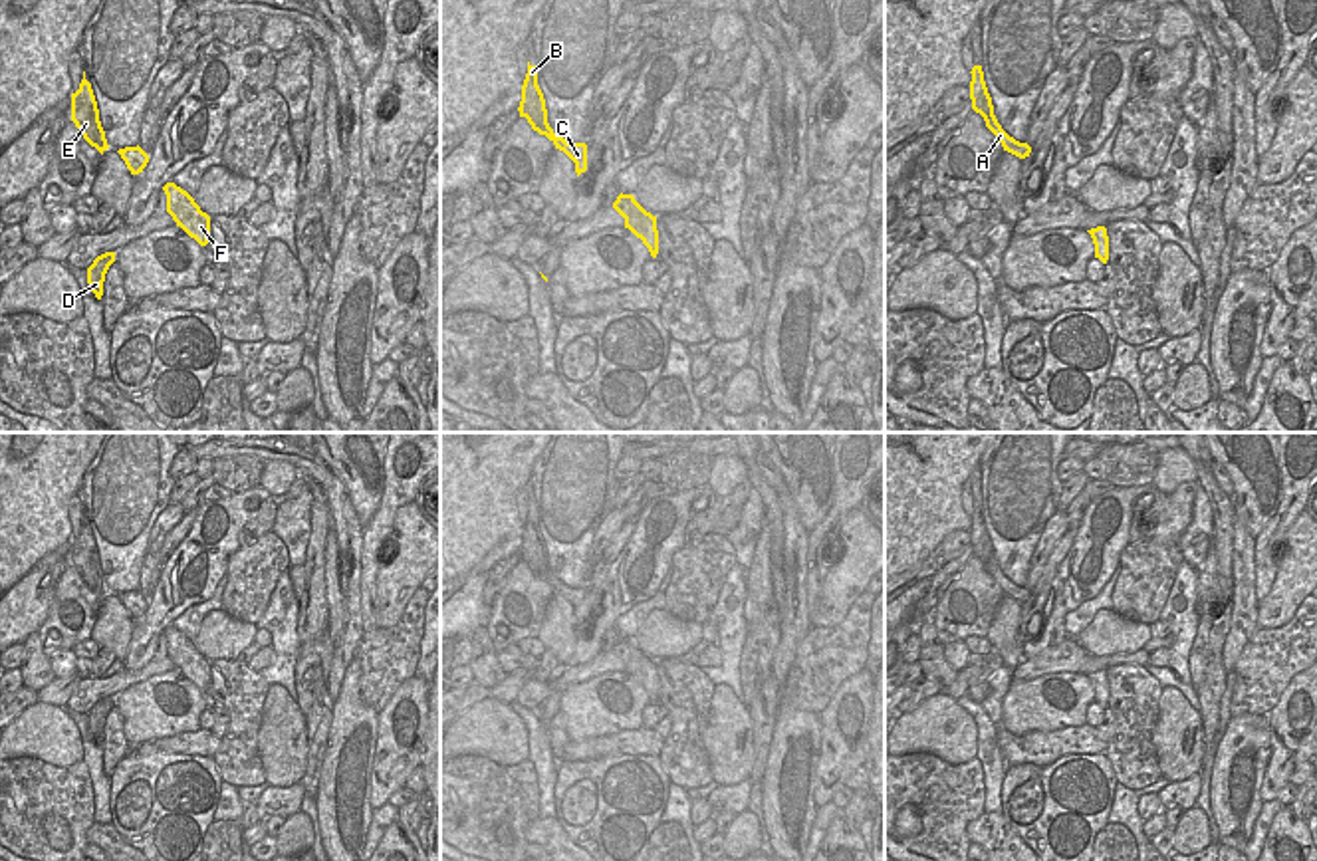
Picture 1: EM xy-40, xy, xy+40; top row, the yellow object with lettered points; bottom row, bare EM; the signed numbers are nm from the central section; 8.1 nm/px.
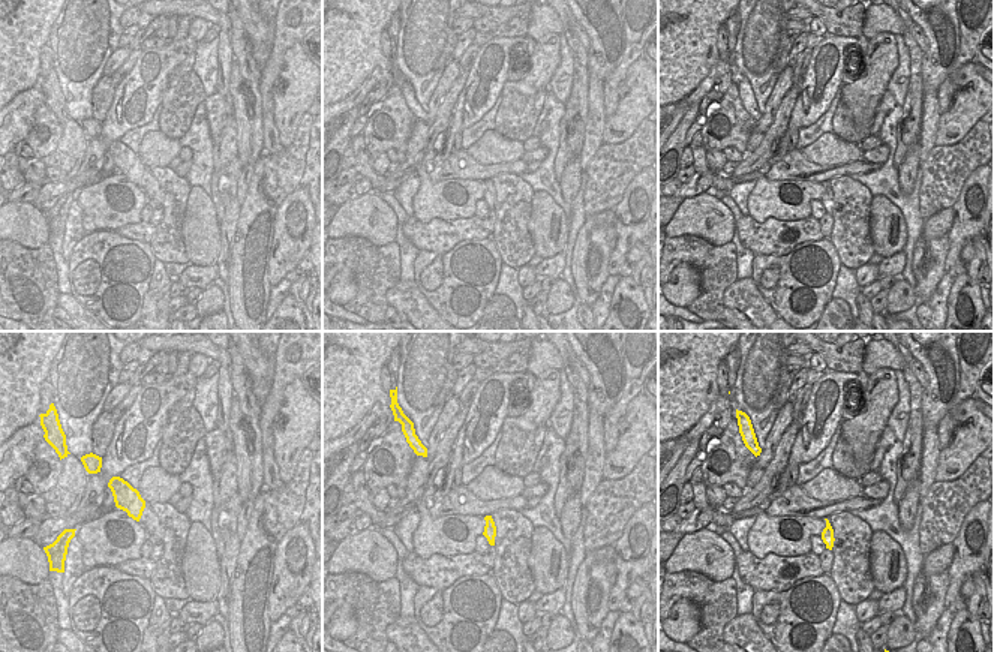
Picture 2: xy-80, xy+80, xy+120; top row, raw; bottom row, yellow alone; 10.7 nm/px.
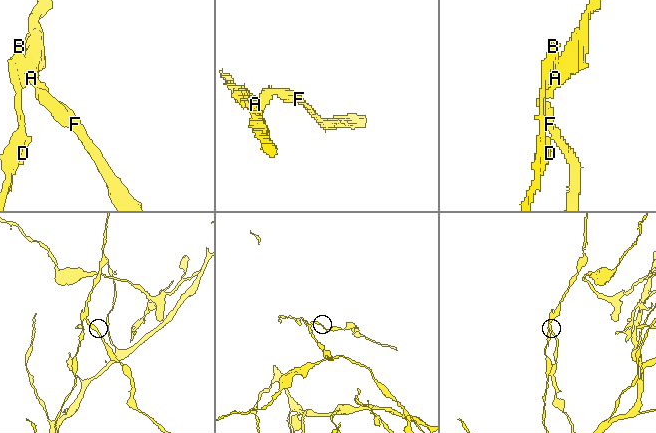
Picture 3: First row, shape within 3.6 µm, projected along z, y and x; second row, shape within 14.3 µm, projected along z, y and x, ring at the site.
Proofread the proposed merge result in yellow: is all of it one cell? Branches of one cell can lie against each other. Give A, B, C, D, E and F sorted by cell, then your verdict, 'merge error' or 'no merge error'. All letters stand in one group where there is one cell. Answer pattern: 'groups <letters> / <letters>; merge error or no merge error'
groups A C F / B D E; merge error

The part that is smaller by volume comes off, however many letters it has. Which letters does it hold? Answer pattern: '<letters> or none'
A, C, F

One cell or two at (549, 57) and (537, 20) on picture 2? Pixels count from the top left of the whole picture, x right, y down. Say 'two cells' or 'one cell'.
two cells

